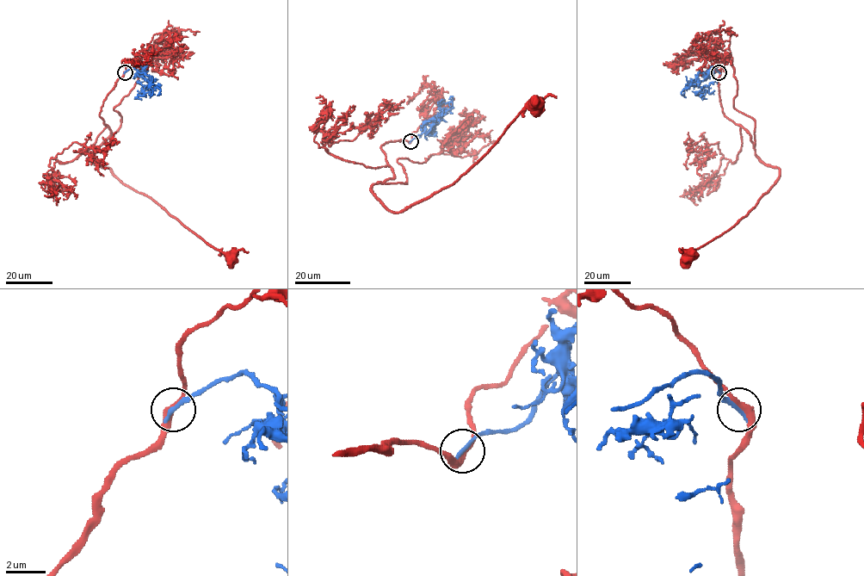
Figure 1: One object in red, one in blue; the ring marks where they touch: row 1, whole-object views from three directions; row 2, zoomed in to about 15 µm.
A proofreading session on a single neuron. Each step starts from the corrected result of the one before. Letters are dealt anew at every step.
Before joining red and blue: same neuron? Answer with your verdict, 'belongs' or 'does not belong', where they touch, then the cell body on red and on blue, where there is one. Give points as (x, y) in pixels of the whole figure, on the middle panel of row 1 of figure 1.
belongs; at (410, 141); cell body of red at (535, 103); no cell body on blue

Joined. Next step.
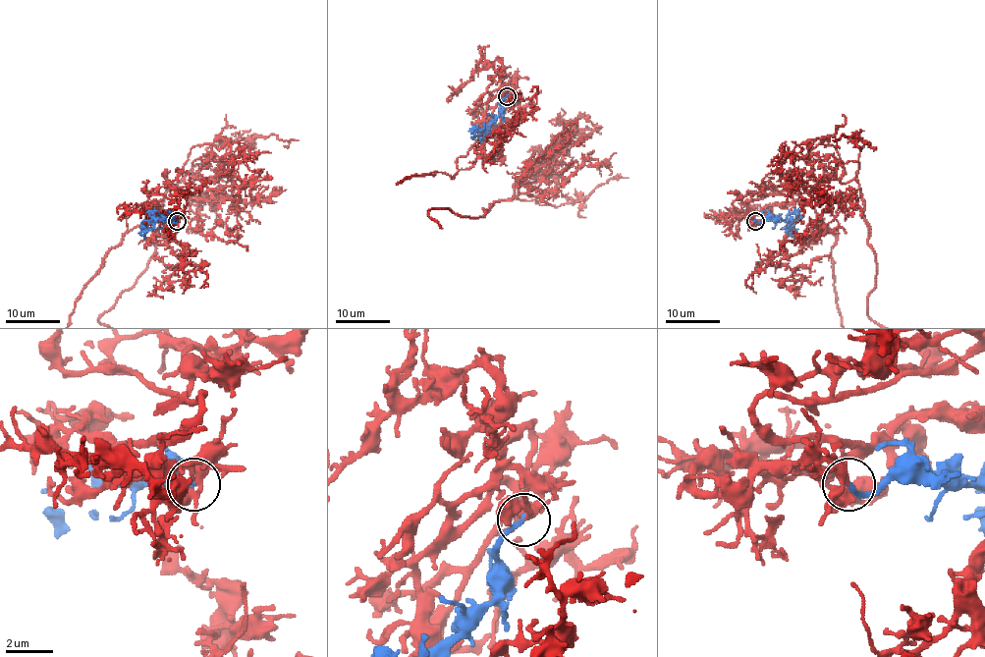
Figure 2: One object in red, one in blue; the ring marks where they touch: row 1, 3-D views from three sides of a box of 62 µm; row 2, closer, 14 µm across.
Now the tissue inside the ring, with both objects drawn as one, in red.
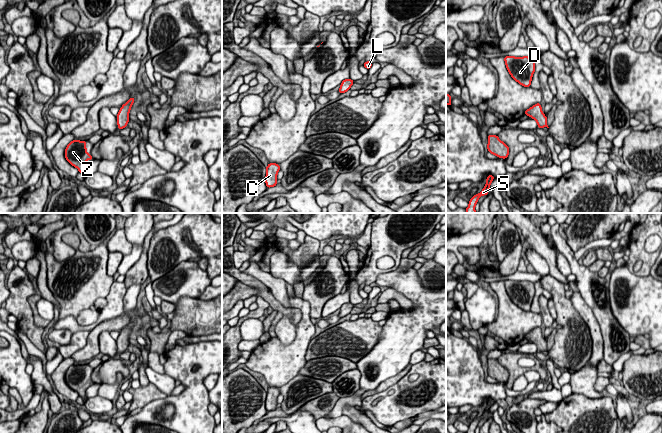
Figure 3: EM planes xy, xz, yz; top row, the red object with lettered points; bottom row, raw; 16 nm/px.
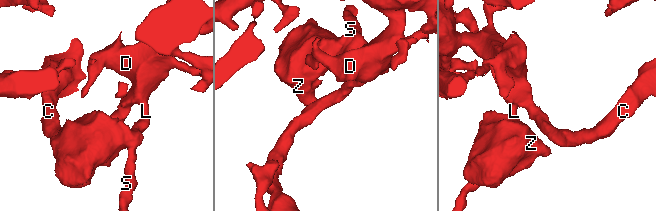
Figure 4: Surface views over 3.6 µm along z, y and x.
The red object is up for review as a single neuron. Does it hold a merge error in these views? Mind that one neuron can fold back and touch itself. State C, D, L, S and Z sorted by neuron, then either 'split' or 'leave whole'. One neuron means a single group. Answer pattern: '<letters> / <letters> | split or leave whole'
C D L S Z | leave whole

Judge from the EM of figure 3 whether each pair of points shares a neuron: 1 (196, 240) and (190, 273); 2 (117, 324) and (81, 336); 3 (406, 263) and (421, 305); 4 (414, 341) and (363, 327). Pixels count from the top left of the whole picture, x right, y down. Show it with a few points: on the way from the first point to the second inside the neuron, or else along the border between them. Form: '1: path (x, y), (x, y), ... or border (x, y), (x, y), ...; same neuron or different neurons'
1: border (189, 259), (180, 261), (168, 271); different neurons
2: border (90, 332), (87, 343), (74, 353); different neurons
3: border (412, 267), (406, 270), (398, 269); different neurons
4: border (383, 326), (377, 343), (368, 352); different neurons

